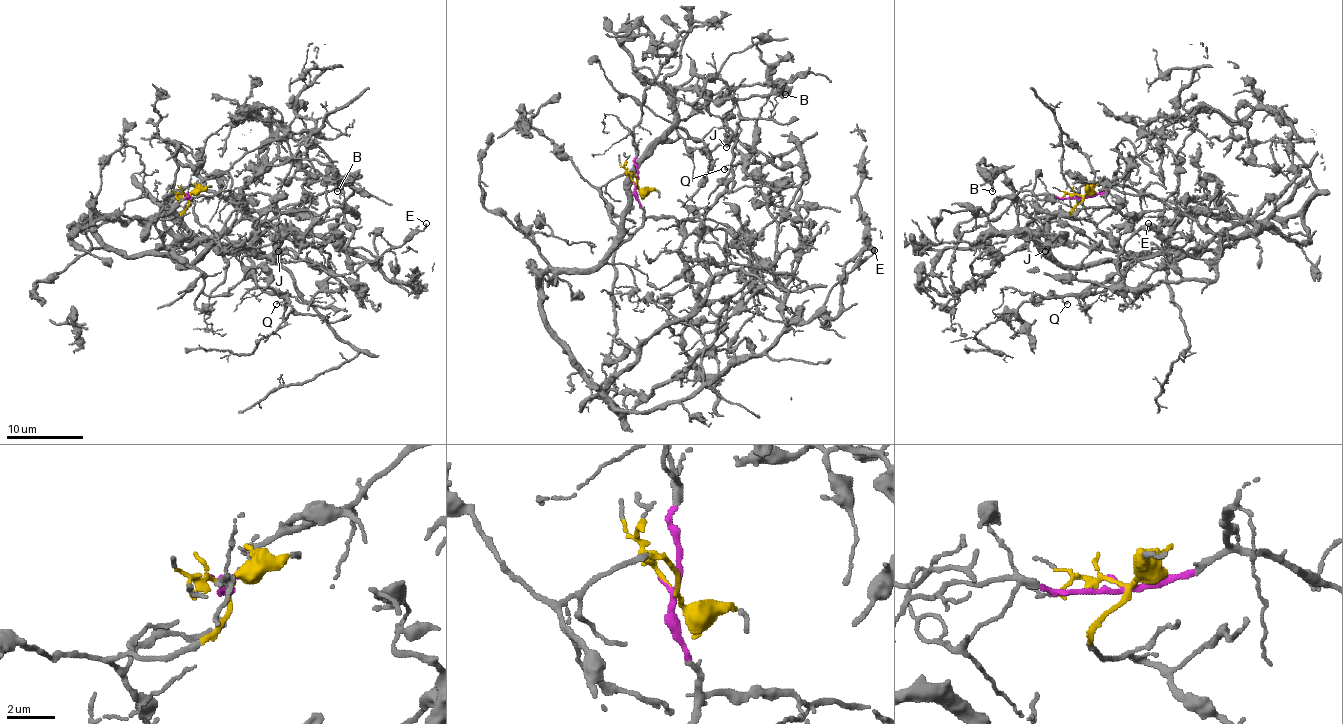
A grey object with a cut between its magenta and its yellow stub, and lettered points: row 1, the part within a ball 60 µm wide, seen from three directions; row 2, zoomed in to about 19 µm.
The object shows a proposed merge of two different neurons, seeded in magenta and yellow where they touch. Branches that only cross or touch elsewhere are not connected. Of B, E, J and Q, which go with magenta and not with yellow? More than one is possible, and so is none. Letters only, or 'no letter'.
Q

